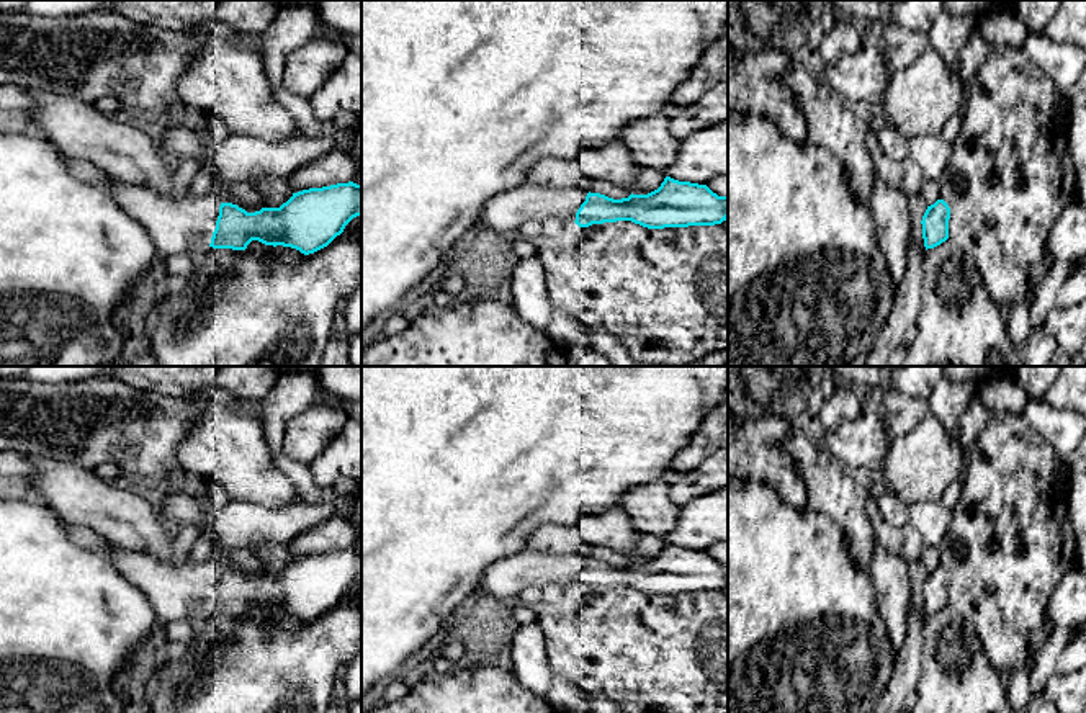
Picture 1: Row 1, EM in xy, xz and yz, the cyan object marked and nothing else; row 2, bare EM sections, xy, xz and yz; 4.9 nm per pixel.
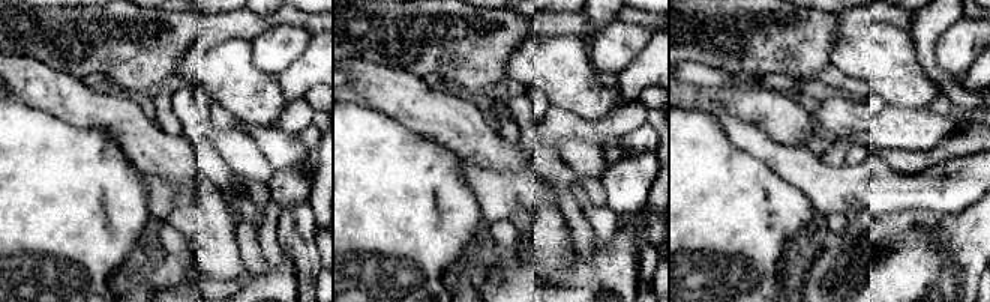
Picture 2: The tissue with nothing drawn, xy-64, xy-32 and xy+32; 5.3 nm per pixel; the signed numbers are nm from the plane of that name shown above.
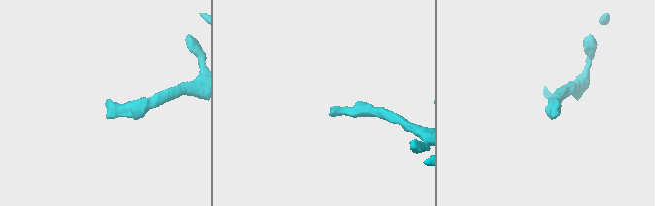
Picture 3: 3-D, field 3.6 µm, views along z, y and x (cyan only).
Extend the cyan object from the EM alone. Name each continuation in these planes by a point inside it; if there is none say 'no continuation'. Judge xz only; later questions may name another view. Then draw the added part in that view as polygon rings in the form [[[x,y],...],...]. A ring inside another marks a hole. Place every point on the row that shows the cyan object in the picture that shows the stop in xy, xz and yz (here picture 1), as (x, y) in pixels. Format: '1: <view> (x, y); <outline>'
1: xz (504, 213); [[[523,183],[509,191],[492,196],[482,208],[478,224],[489,227],[502,235],[517,235],[527,221],[546,221],[551,216],[566,224],[576,221],[576,213],[586,201],[587,190],[548,188]]]

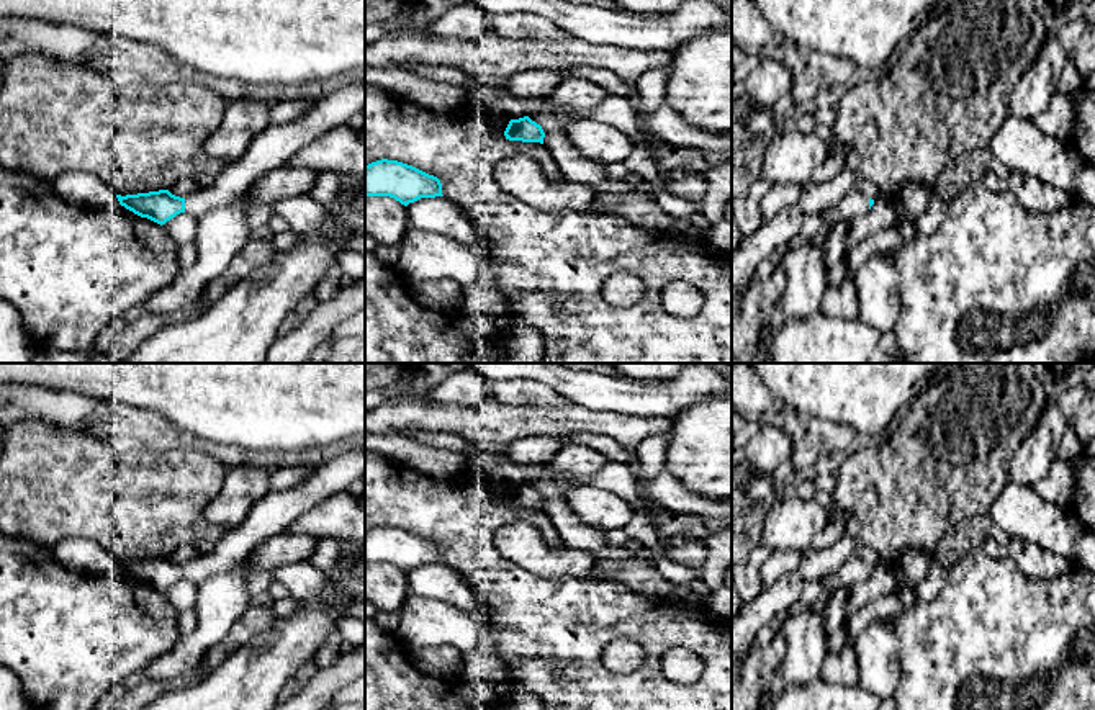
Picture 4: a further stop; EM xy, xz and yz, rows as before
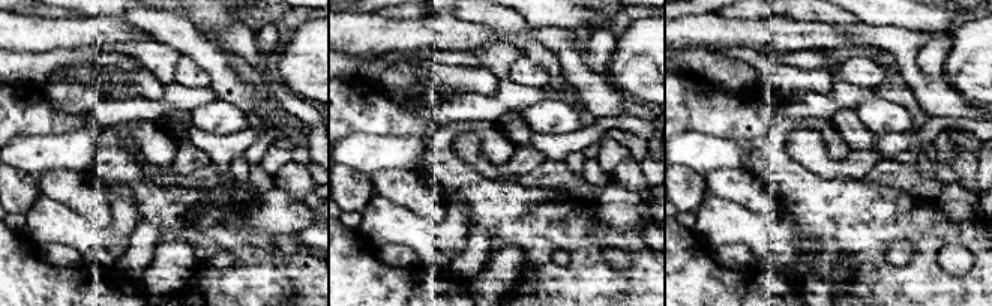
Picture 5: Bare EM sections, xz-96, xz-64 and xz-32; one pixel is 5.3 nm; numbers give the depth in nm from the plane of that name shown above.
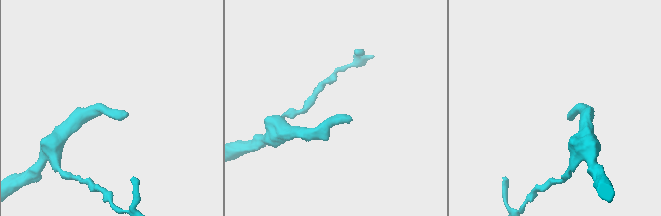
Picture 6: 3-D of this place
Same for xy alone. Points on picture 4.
1: xy (275, 144); [[[365,75],[349,77],[334,83],[303,116],[282,124],[268,124],[259,133],[247,151],[226,164],[208,186],[185,196],[185,213],[195,219],[226,208],[273,167],[285,165],[290,157],[365,110]]]

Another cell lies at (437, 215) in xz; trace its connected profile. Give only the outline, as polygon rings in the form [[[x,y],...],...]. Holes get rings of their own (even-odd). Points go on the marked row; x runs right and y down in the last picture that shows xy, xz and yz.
[[[444,196],[421,198],[406,206],[409,226],[427,232],[445,236],[462,247],[484,254],[481,236],[465,216],[465,213]]]

